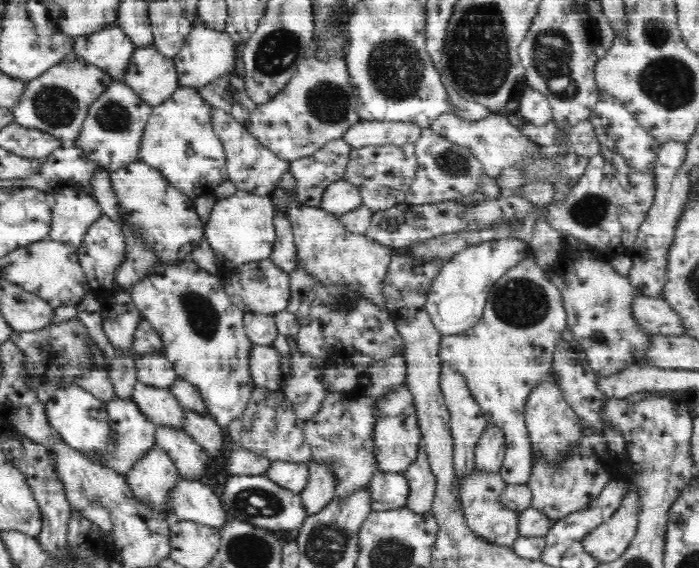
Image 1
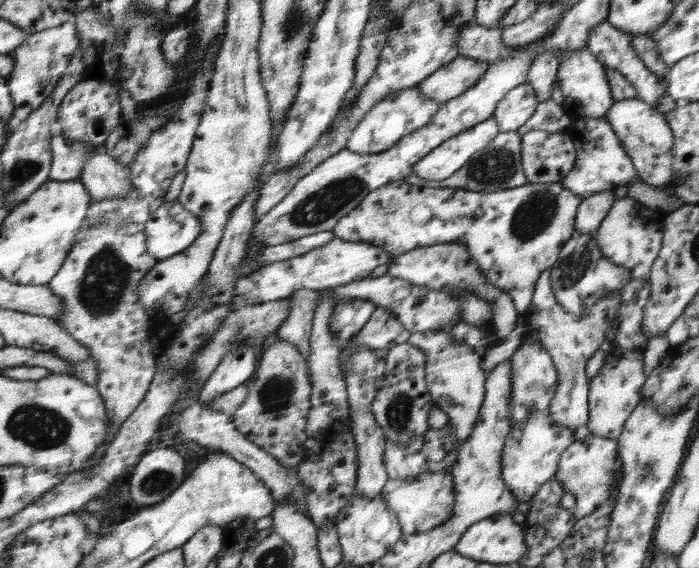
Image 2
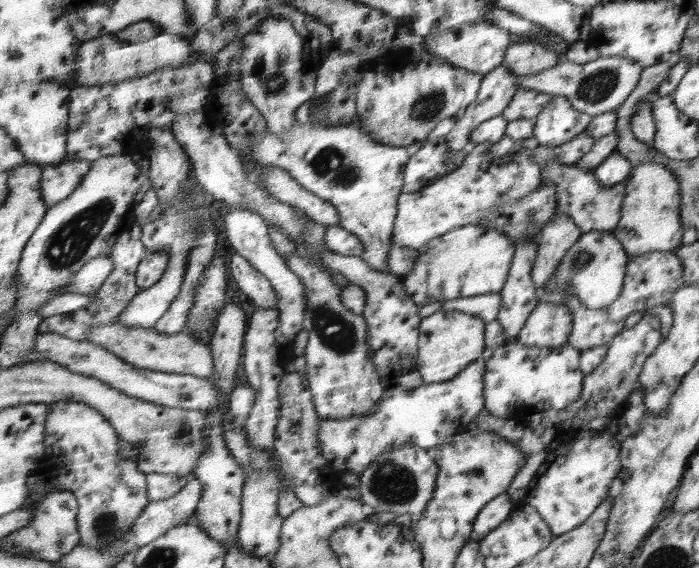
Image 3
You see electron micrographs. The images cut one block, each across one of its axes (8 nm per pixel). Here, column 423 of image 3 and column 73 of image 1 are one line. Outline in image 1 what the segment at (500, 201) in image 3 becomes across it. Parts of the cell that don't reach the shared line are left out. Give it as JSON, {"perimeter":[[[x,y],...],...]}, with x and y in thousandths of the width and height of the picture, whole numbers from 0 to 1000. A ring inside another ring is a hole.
{"perimeter":[[[89,331],[79,342],[69,419],[110,437],[129,396],[146,379],[146,364],[130,342],[110,331]]]}

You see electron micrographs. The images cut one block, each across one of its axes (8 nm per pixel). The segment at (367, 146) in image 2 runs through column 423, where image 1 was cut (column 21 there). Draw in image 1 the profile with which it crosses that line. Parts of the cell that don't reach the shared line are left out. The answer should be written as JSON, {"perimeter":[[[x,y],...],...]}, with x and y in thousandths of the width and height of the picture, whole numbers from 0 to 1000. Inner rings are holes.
{"perimeter":[[[123,107],[80,111],[80,116],[69,118],[56,137],[37,146],[37,158],[17,188],[19,215],[34,227],[59,229],[83,243],[89,252],[99,252],[113,239],[116,222],[127,199],[127,187],[160,144],[162,139],[150,123]]]}

